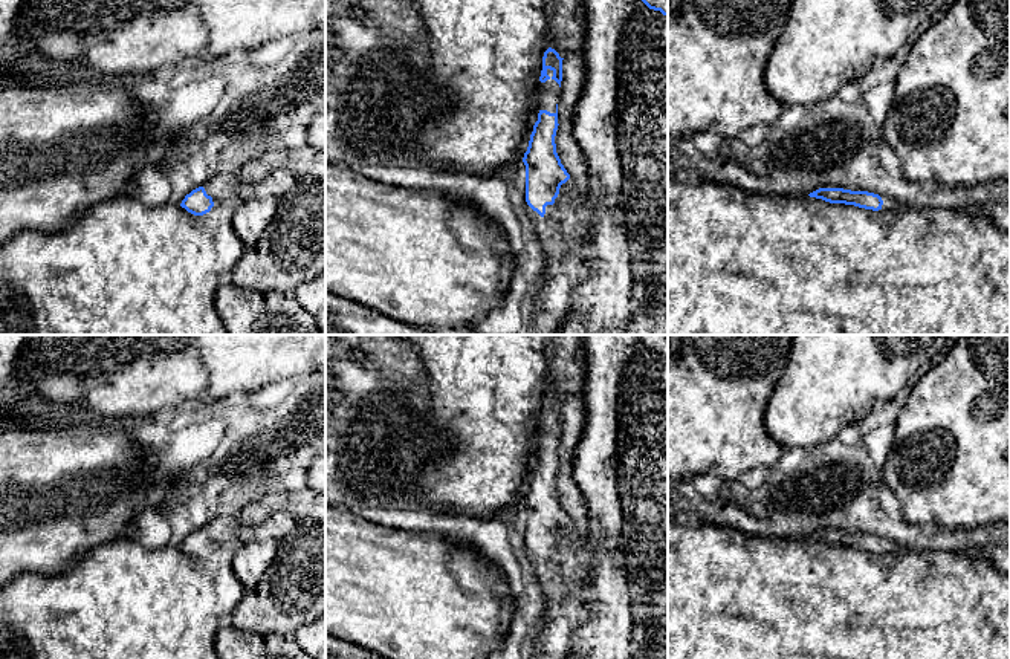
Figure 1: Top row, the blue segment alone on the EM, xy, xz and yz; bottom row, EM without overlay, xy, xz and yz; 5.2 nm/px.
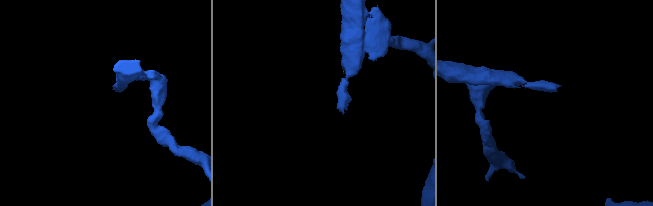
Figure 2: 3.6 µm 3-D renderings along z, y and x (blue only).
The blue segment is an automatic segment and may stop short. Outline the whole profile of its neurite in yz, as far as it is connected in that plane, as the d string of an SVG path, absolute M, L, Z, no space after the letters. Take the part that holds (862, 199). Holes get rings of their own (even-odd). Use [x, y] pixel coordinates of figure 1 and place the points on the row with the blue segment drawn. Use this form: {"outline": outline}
{"outline": "M819 188L808 196L830 203L854 205L872 211L902 211L908 208L906 205L889 197L868 191L851 191L843 188Z"}

